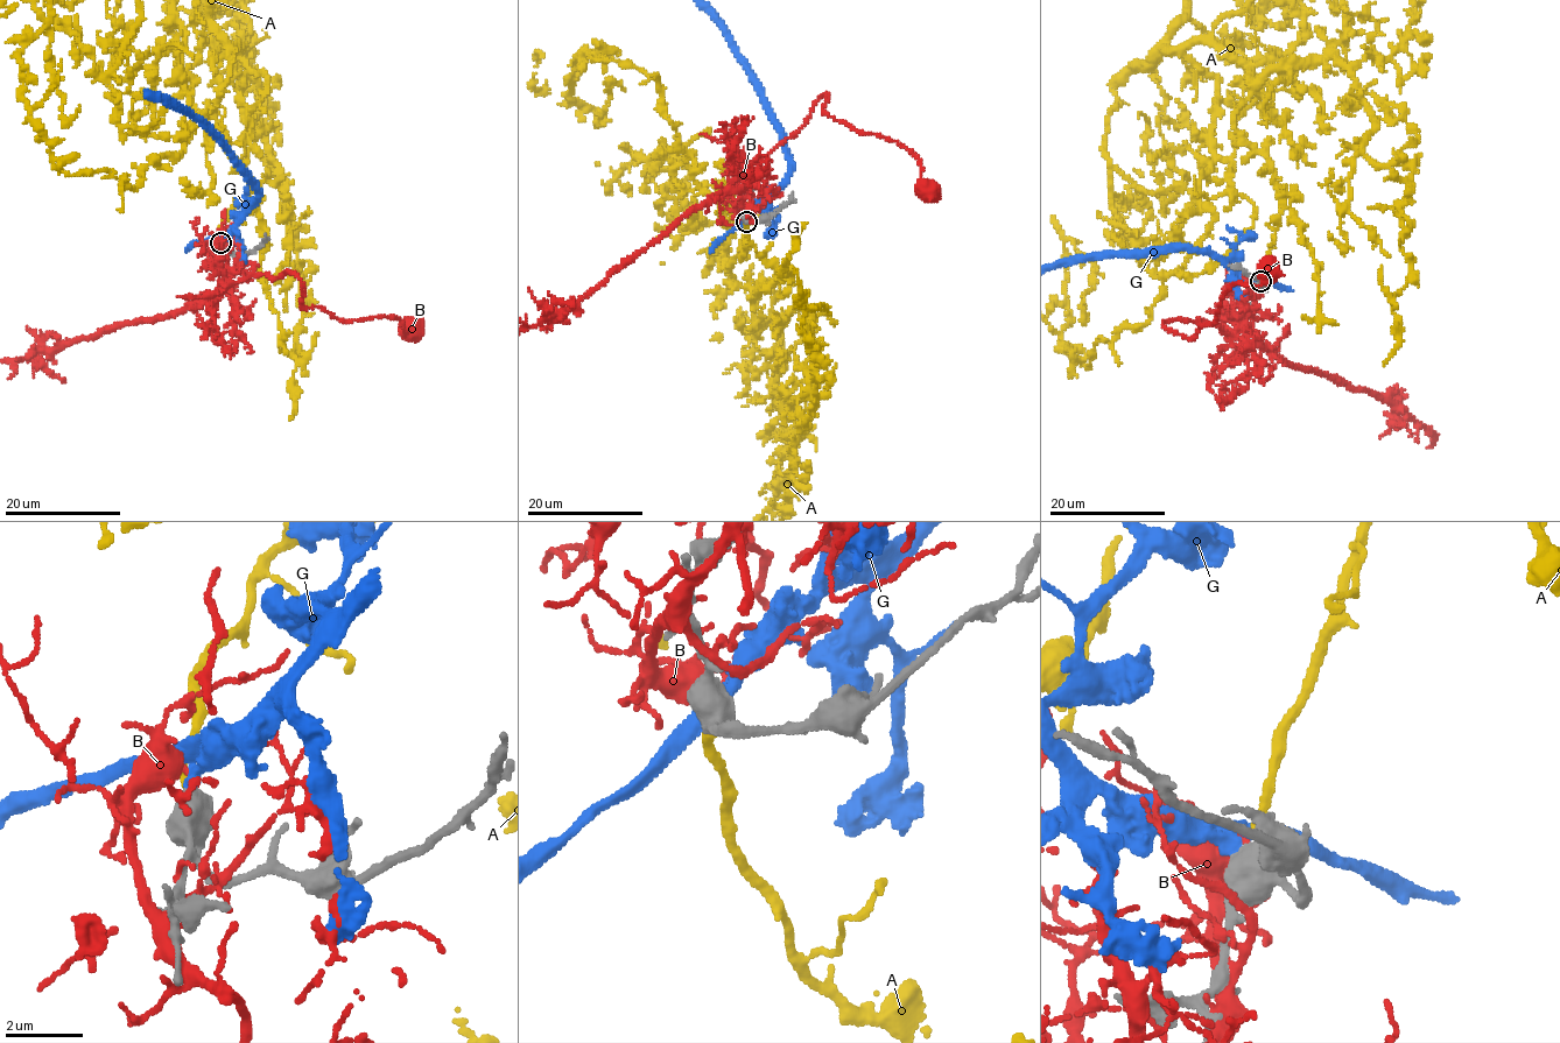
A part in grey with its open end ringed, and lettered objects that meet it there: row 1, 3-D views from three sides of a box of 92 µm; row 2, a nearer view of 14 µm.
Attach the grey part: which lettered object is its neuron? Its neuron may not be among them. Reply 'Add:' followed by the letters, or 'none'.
Add: A

